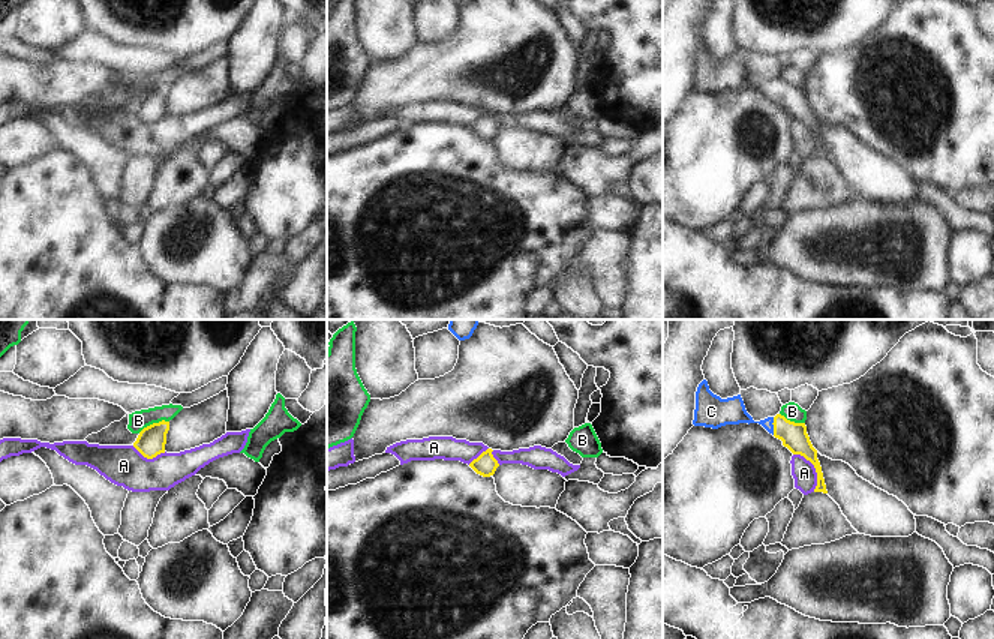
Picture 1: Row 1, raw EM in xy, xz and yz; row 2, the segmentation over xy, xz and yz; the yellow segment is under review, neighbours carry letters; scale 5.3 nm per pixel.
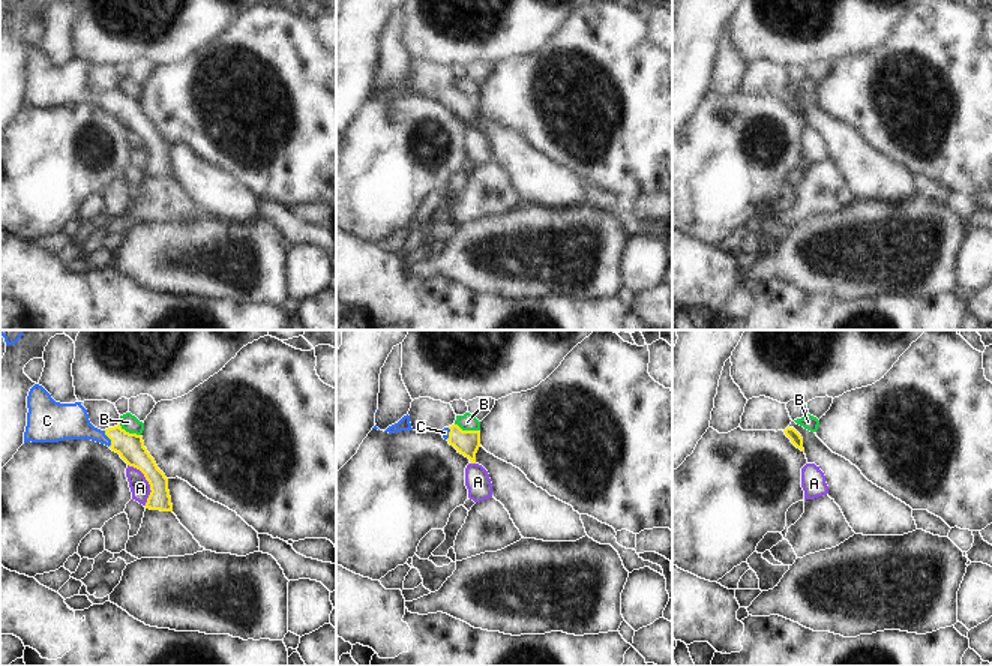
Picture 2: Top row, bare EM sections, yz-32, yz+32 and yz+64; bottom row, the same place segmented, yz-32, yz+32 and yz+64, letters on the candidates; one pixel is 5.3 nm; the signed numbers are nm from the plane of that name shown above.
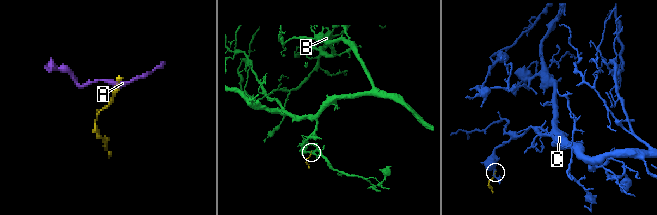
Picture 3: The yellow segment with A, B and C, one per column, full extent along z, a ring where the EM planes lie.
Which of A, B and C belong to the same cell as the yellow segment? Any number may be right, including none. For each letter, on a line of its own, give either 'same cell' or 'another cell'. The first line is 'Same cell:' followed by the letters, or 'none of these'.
Same cell: C
A: another cell
B: another cell
C: same cell

